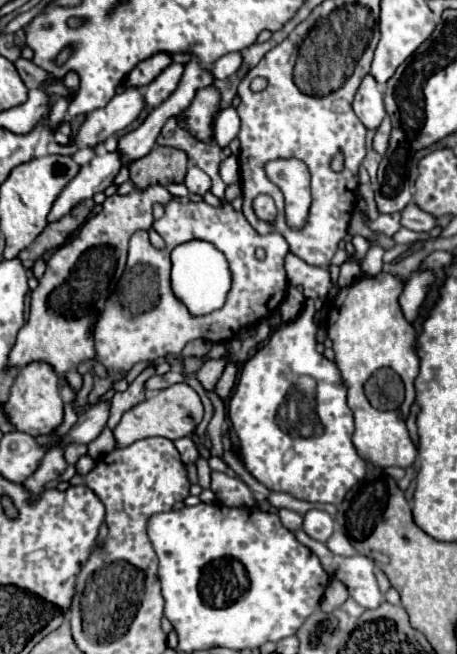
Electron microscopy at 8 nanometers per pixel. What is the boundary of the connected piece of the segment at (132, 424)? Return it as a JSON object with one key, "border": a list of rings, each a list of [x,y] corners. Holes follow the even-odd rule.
{"border":[[[177,383],[177,385],[171,385],[171,387],[155,393],[153,397],[135,405],[133,409],[129,409],[123,415],[121,423],[113,429],[113,433],[117,439],[117,447],[125,447],[125,445],[131,445],[133,441],[139,441],[145,437],[155,437],[155,435],[175,441],[179,437],[191,435],[195,431],[197,423],[201,421],[201,417],[203,417],[203,405],[201,405],[199,395],[187,383]],[[187,415],[193,419],[191,423],[183,421],[183,417],[187,417]]]}

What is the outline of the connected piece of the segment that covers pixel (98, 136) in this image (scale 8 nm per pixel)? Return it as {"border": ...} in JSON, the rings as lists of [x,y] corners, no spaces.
{"border":[[[129,87],[123,93],[117,93],[105,107],[89,113],[85,123],[81,125],[77,137],[73,139],[73,143],[59,145],[59,143],[51,141],[49,153],[73,155],[79,149],[97,147],[97,145],[105,143],[115,131],[121,131],[127,125],[131,125],[143,107],[145,107],[145,101],[143,101],[141,91]]]}

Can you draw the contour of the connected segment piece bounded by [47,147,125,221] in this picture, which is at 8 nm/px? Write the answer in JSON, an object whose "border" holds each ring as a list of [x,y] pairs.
{"border":[[[103,147],[97,149],[95,157],[87,165],[83,165],[77,177],[73,177],[73,181],[69,181],[69,185],[61,191],[61,197],[57,197],[47,219],[57,221],[67,215],[79,201],[85,201],[95,193],[105,191],[117,177],[121,165],[125,163],[121,161],[119,151],[107,151]]]}

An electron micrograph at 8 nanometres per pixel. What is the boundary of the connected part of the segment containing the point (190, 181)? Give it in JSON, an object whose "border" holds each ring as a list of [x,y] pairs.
{"border":[[[191,165],[185,175],[185,185],[191,193],[205,195],[211,189],[211,179],[203,169],[197,169],[197,165]]]}

